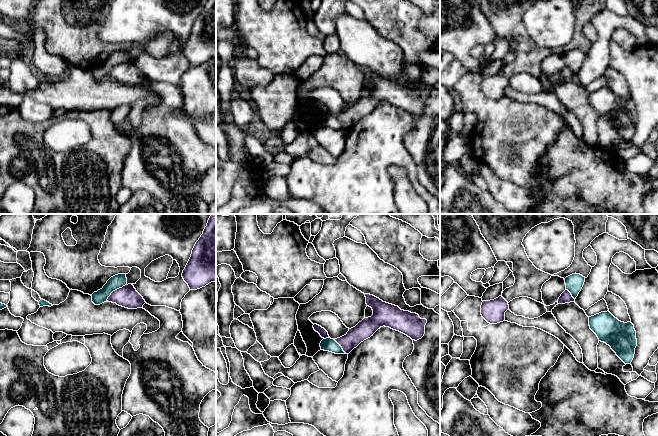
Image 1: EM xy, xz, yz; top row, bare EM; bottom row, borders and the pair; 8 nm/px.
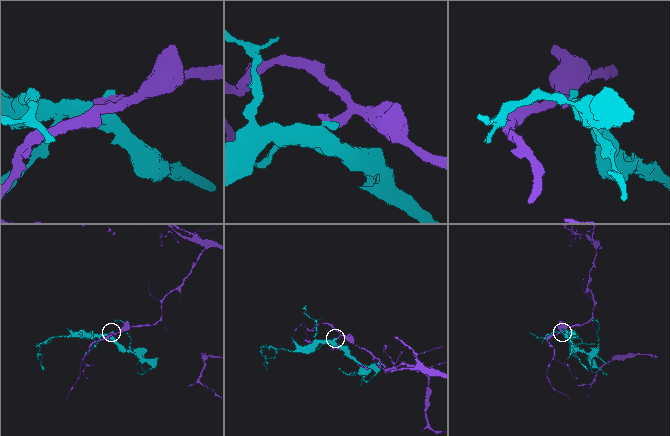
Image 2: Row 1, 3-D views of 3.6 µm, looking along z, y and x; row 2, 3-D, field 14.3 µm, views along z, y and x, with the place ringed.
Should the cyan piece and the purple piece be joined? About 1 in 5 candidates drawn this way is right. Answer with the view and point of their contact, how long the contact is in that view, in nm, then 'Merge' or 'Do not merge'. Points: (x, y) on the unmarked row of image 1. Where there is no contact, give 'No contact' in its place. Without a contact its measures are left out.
Touches cyan at xy (115, 65). Shared border 220 nm. Do not merge

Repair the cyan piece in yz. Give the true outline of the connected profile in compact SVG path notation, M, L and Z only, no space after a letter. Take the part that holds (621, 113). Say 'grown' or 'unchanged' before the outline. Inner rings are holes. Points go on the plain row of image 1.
unchanged; M607 87L589 93L589 102L599 117L609 121L625 140L631 140L637 122L636 107L631 98L621 98Z

